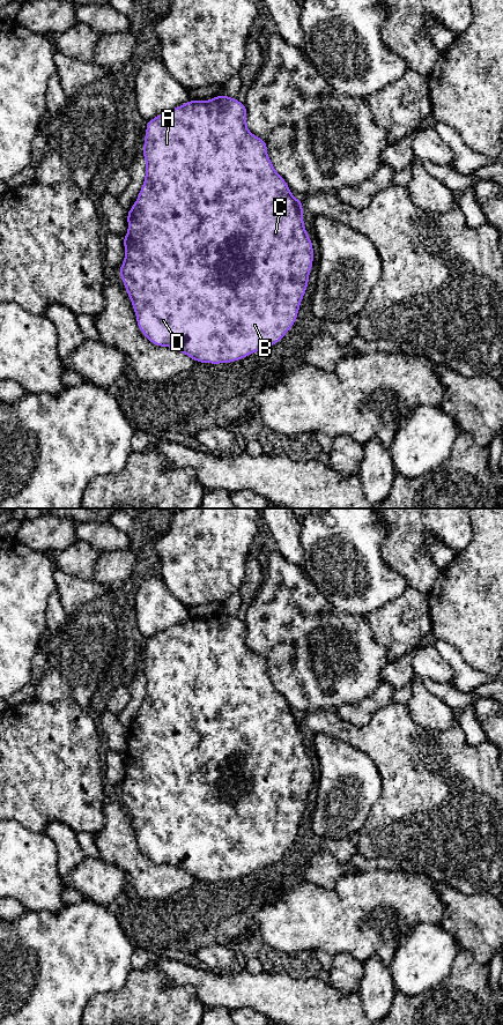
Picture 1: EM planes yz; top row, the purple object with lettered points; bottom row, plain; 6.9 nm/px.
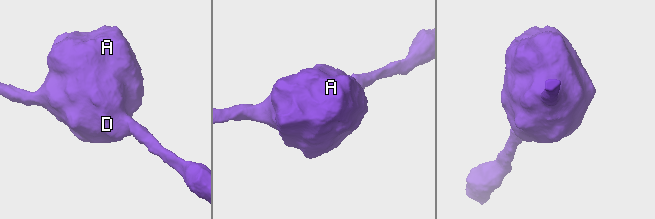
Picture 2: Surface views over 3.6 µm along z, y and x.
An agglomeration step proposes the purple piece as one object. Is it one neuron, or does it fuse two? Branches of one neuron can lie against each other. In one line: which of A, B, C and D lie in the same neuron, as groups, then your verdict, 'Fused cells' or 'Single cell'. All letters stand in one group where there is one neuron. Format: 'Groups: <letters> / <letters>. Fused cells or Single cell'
Groups: A B C D. Single cell

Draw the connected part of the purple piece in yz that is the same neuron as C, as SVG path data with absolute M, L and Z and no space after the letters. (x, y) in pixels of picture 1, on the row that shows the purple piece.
M222 94L209 101L188 99L184 105L147 120L142 151L147 164L145 181L136 201L127 211L128 231L123 238L125 259L119 274L132 302L138 327L154 346L173 348L198 363L237 362L281 341L297 320L313 263L313 245L302 214L303 201L291 194L283 177L275 171L267 156L266 141L247 129L246 117L245 104Z

